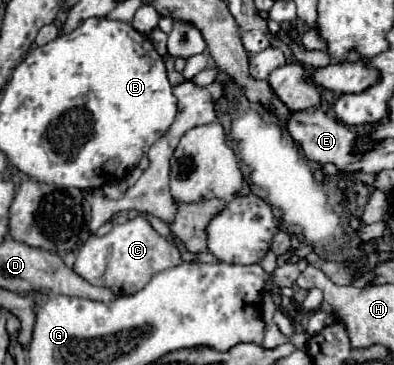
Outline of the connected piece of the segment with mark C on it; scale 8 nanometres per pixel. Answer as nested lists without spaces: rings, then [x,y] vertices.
[[[136,217],[124,225],[114,225],[104,237],[90,237],[78,251],[74,273],[86,279],[90,285],[112,289],[116,295],[132,295],[140,291],[152,279],[152,275],[180,263],[180,251],[160,237],[146,219]]]

